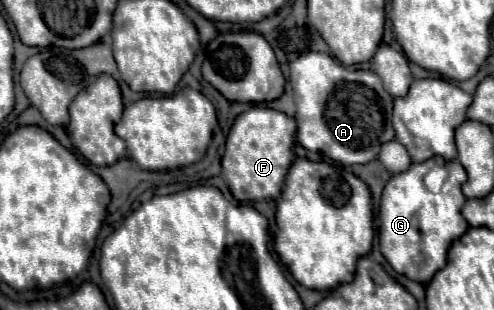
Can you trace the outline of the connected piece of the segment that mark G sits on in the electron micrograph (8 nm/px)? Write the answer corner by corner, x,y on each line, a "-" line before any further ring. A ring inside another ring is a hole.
434,156
426,162
414,162
406,172
400,172
388,180
380,200
380,252
394,268
394,272
408,276
414,282
428,284
432,276
446,266
446,252
450,244
468,230
468,222
460,214
466,198
462,194
462,182
466,180
464,168
458,160
446,162
-
434,166
448,170
448,180
438,194
432,194
424,186
424,176

